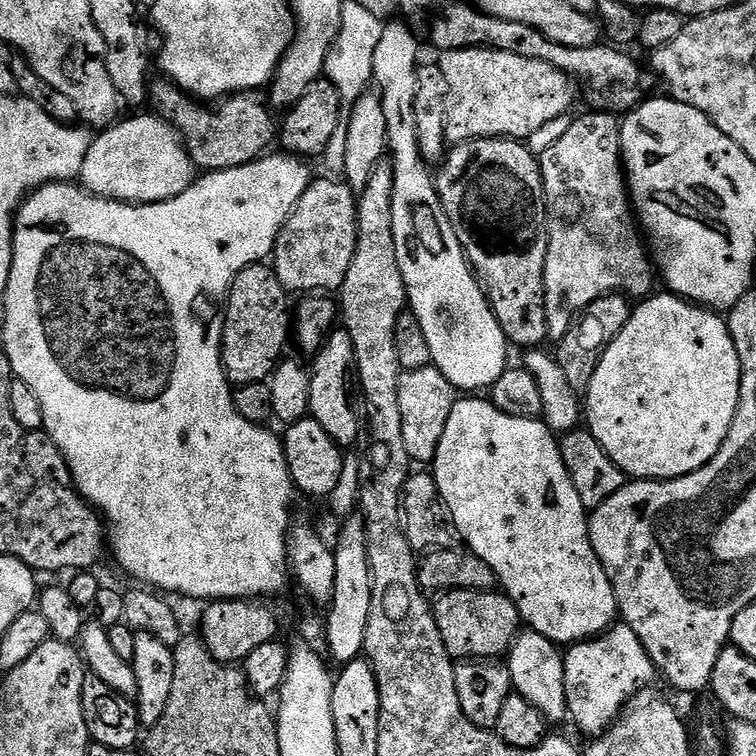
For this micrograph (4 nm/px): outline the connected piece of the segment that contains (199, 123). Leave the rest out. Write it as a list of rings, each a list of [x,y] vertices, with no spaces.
[[[159,79],[151,81],[150,104],[156,107],[153,108],[155,115],[176,129],[197,169],[210,173],[246,166],[265,155],[272,143],[277,143],[278,120],[272,117],[273,109],[263,91],[237,92],[212,107],[189,96],[171,80]]]

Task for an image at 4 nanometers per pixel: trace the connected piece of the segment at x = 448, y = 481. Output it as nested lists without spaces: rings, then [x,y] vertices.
[[[460,398],[450,410],[450,422],[446,422],[446,431],[442,434],[442,442],[438,444],[438,454],[434,461],[434,475],[438,482],[440,497],[452,516],[453,529],[459,539],[466,543],[467,551],[473,552],[486,566],[494,570],[503,595],[508,596],[520,612],[521,621],[531,631],[550,638],[557,646],[571,646],[581,640],[591,640],[592,637],[608,631],[618,620],[618,609],[614,598],[614,586],[610,586],[610,578],[594,550],[588,537],[589,513],[582,506],[582,498],[578,498],[578,490],[574,490],[574,482],[570,482],[570,474],[566,474],[566,462],[562,462],[559,439],[549,430],[543,419],[531,416],[515,416],[506,414],[494,406],[491,399]]]

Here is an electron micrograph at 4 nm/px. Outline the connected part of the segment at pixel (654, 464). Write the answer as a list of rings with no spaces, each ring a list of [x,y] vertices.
[[[652,294],[641,299],[633,307],[632,317],[626,322],[626,326],[622,326],[622,334],[618,334],[618,338],[614,338],[614,342],[610,342],[610,346],[602,354],[602,358],[598,362],[598,370],[594,370],[594,378],[590,378],[590,386],[586,393],[586,427],[588,431],[594,434],[594,438],[598,438],[602,450],[606,450],[606,454],[610,454],[614,463],[624,471],[625,477],[632,480],[677,480],[680,476],[690,474],[699,468],[705,468],[726,442],[740,401],[742,366],[738,358],[738,350],[734,346],[734,338],[730,338],[727,319],[711,308],[693,304],[691,300],[686,300],[683,296],[656,295]]]

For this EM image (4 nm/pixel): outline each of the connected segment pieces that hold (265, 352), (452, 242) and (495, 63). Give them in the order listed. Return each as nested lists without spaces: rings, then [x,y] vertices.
[[[267,263],[249,264],[246,270],[242,270],[238,274],[238,278],[234,278],[232,287],[228,290],[228,303],[224,310],[224,337],[220,343],[220,360],[224,364],[224,372],[228,376],[229,384],[239,386],[242,384],[263,384],[275,372],[276,367],[280,364],[282,357],[285,355],[284,347],[290,344],[290,304],[288,308],[288,300],[290,293],[282,286],[282,282],[278,282],[275,271]]]
[[[388,22],[384,24],[382,38],[378,41],[378,50],[374,50],[372,79],[375,91],[382,102],[382,115],[386,117],[387,151],[390,153],[394,174],[392,191],[394,250],[398,258],[398,270],[402,270],[402,282],[406,286],[408,308],[418,318],[422,334],[426,334],[432,364],[453,388],[464,394],[476,394],[479,393],[476,392],[479,388],[491,389],[492,384],[498,382],[498,378],[502,378],[502,374],[510,367],[508,360],[510,345],[502,326],[498,326],[498,318],[492,313],[492,305],[489,304],[476,273],[464,256],[462,246],[458,242],[458,234],[454,234],[450,218],[446,218],[446,210],[436,192],[433,173],[424,157],[420,155],[418,122],[414,122],[414,94],[418,90],[418,74],[422,64],[419,43],[421,44],[421,41],[417,33],[409,25],[403,22]]]
[[[463,48],[443,53],[439,59],[448,91],[444,138],[449,145],[499,136],[524,142],[545,122],[573,111],[573,81],[546,62],[502,54],[493,48]]]

